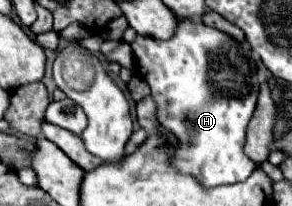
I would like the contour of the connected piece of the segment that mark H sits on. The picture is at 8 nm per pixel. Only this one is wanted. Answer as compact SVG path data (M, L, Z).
M177 18L177 28L169 40L135 36L131 42L137 74L149 84L157 106L157 122L177 138L173 166L177 172L197 178L205 188L243 182L257 170L257 164L245 156L243 144L245 128L256 107L259 84L251 86L247 100L237 100L223 98L209 82L209 52L225 42L231 42L231 36L205 26L201 18Z

